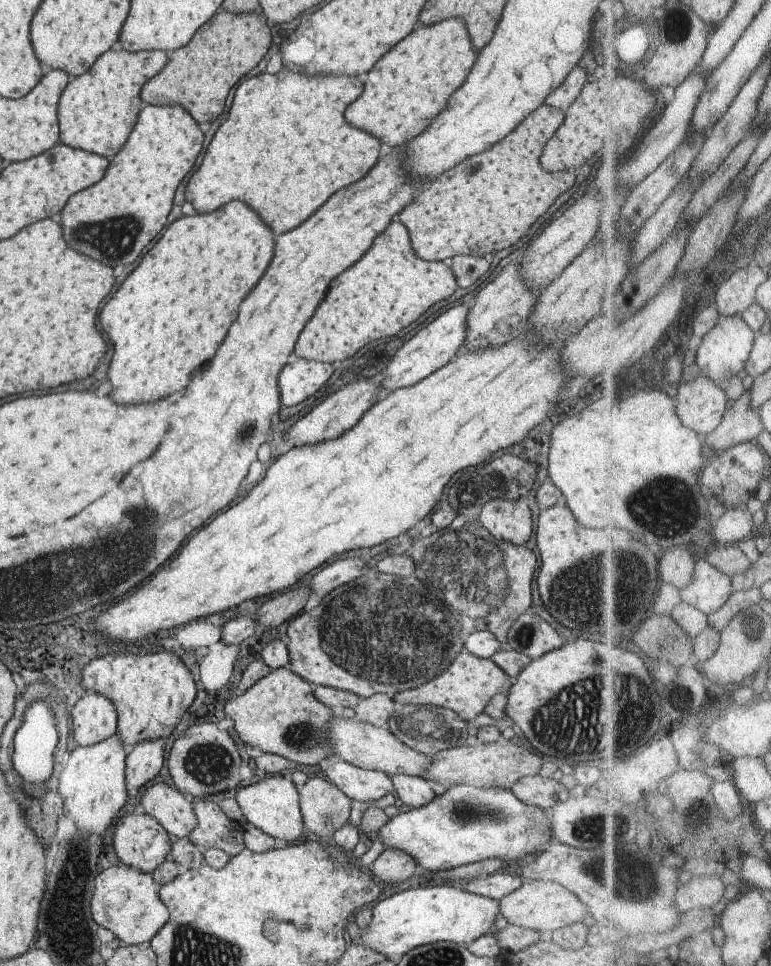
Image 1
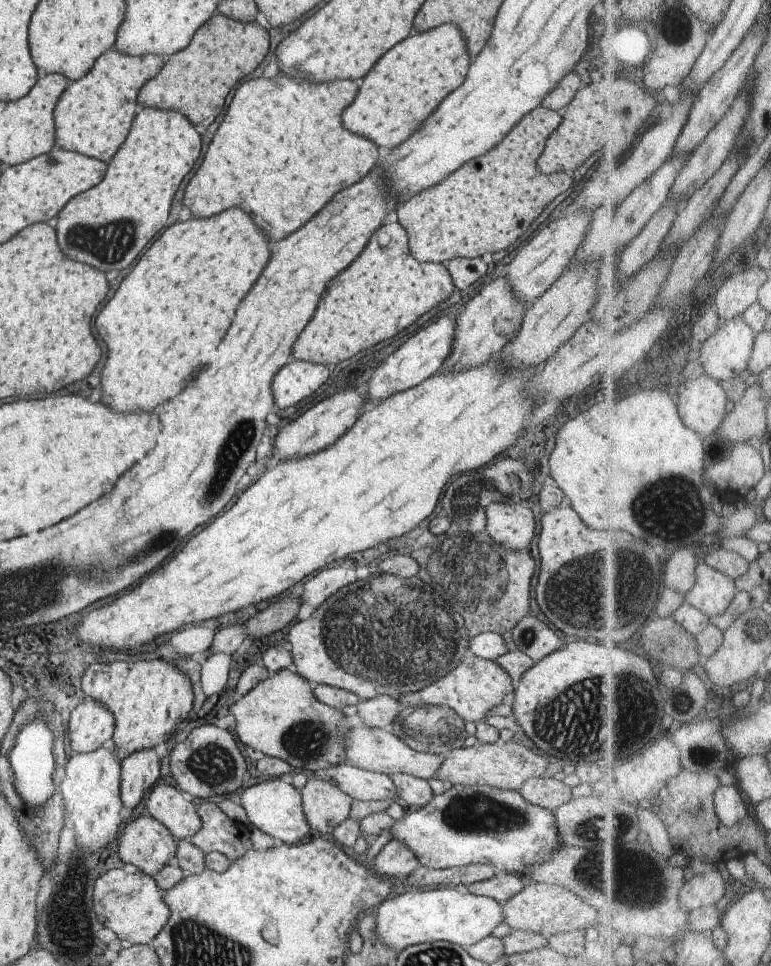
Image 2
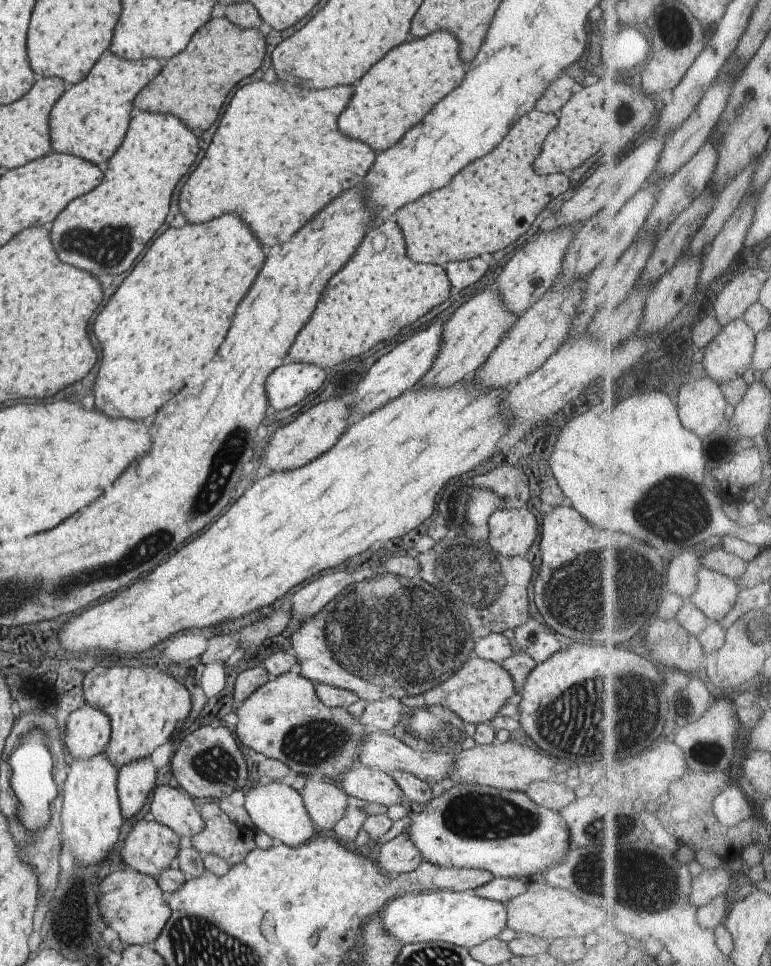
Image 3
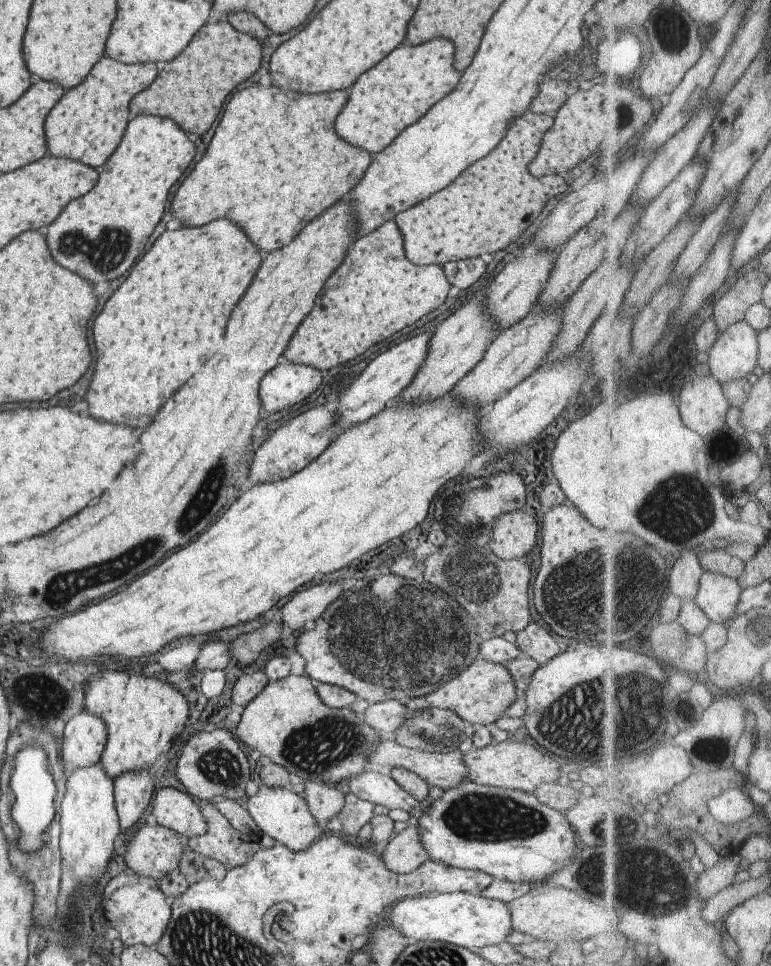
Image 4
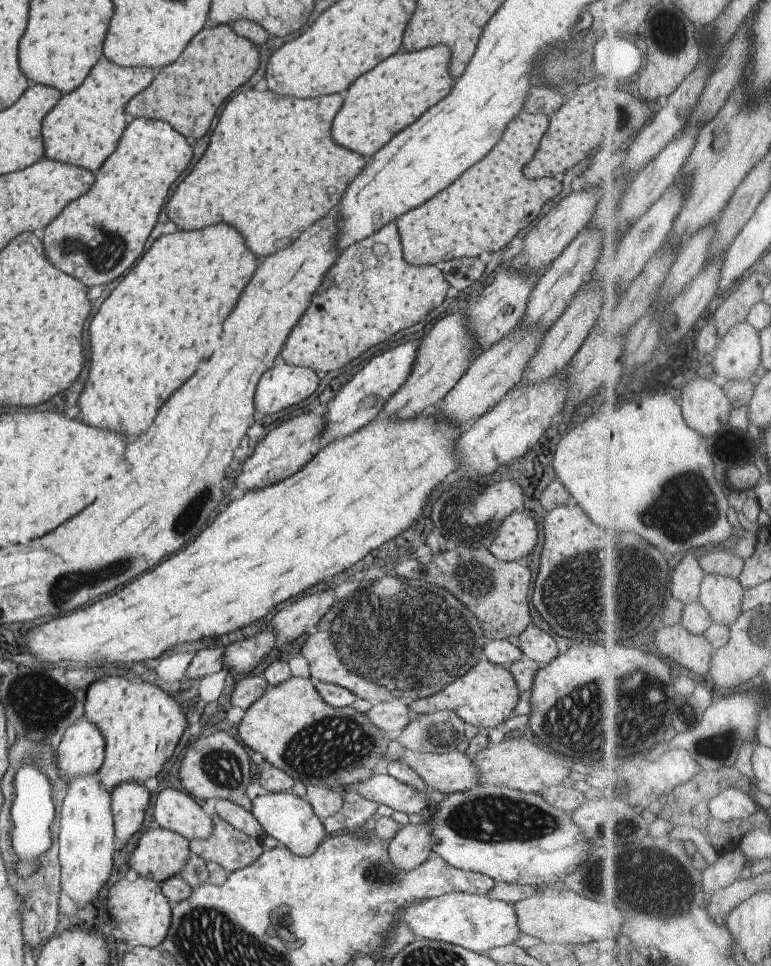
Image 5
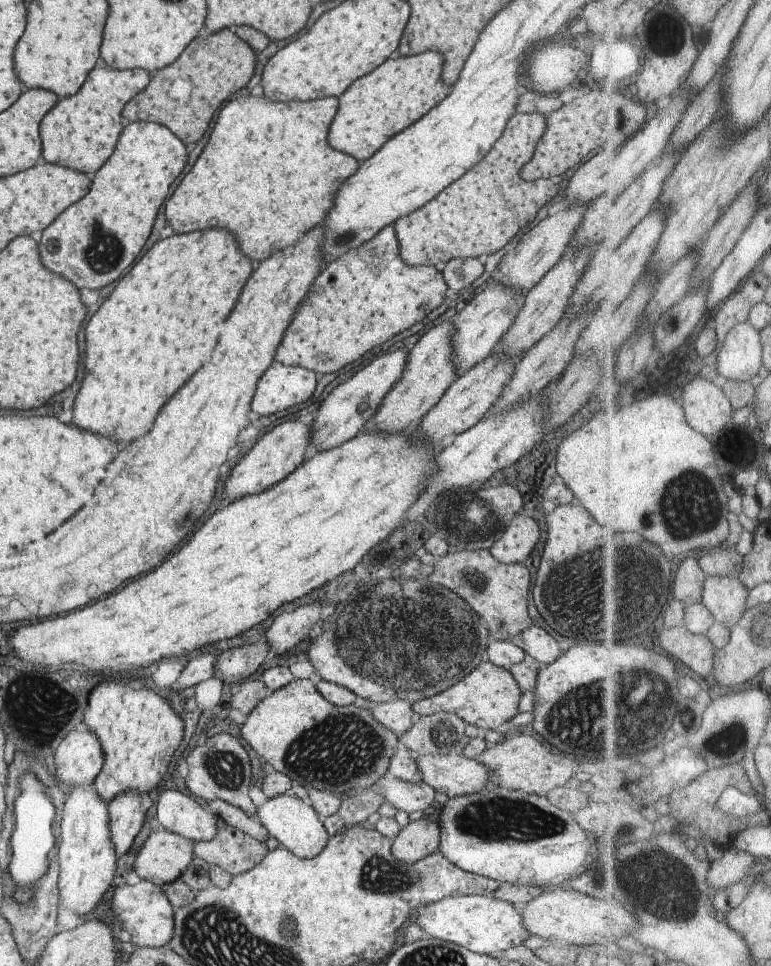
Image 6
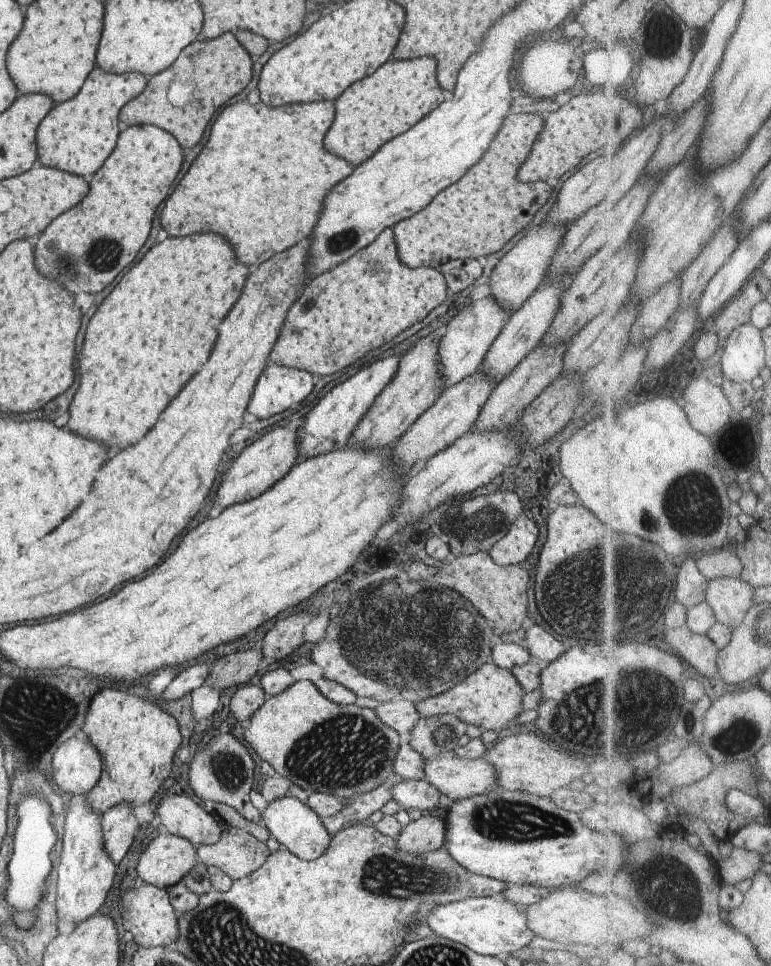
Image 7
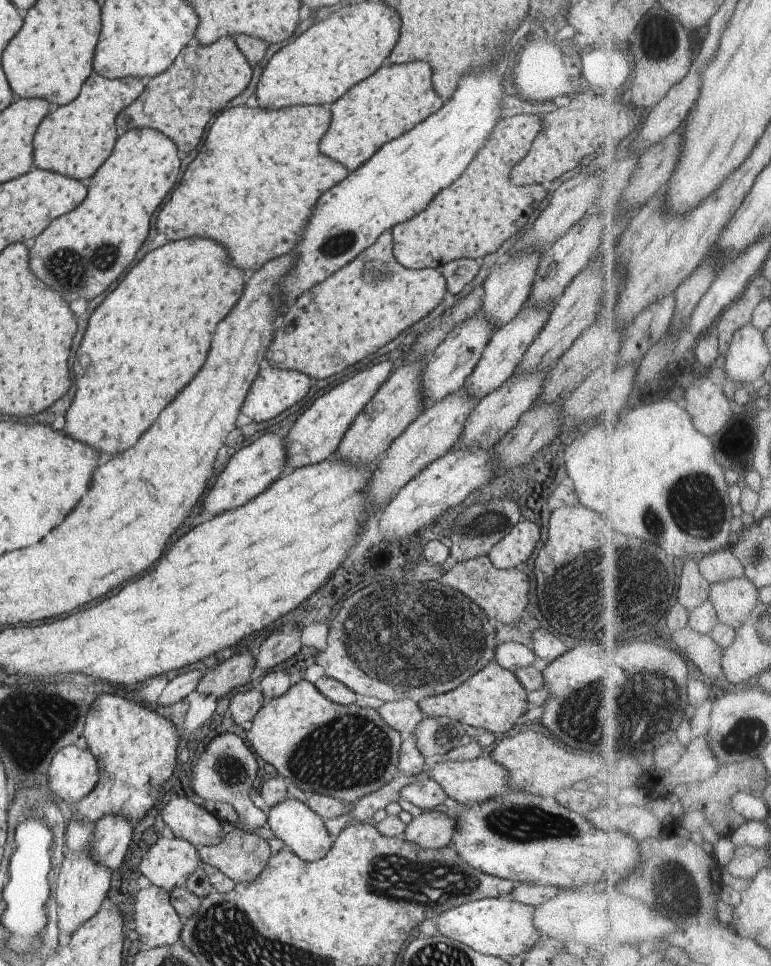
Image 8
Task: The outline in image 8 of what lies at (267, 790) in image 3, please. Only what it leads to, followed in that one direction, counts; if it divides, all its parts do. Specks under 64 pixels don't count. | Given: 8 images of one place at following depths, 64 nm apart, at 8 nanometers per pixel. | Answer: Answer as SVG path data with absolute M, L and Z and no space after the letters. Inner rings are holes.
M289 796L270 809L267 823L274 831L275 837L284 842L285 848L305 861L320 860L327 855L327 852L330 852L334 844L334 838L328 832L324 818L293 796Z

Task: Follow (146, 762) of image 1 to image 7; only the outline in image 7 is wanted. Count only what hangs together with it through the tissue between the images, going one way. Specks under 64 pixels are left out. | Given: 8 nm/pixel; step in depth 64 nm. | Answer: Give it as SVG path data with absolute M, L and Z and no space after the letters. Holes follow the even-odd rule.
M122 803L107 810L101 816L103 845L116 866L128 854L136 830L139 830L141 825L132 813L133 809L128 803Z

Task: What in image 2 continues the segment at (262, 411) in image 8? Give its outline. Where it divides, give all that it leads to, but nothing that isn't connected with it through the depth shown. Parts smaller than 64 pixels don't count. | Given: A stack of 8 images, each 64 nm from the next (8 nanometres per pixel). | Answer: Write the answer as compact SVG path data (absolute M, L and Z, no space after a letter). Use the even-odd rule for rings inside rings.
M308 361L286 363L273 378L276 410L290 408L312 396L331 374L332 368Z

